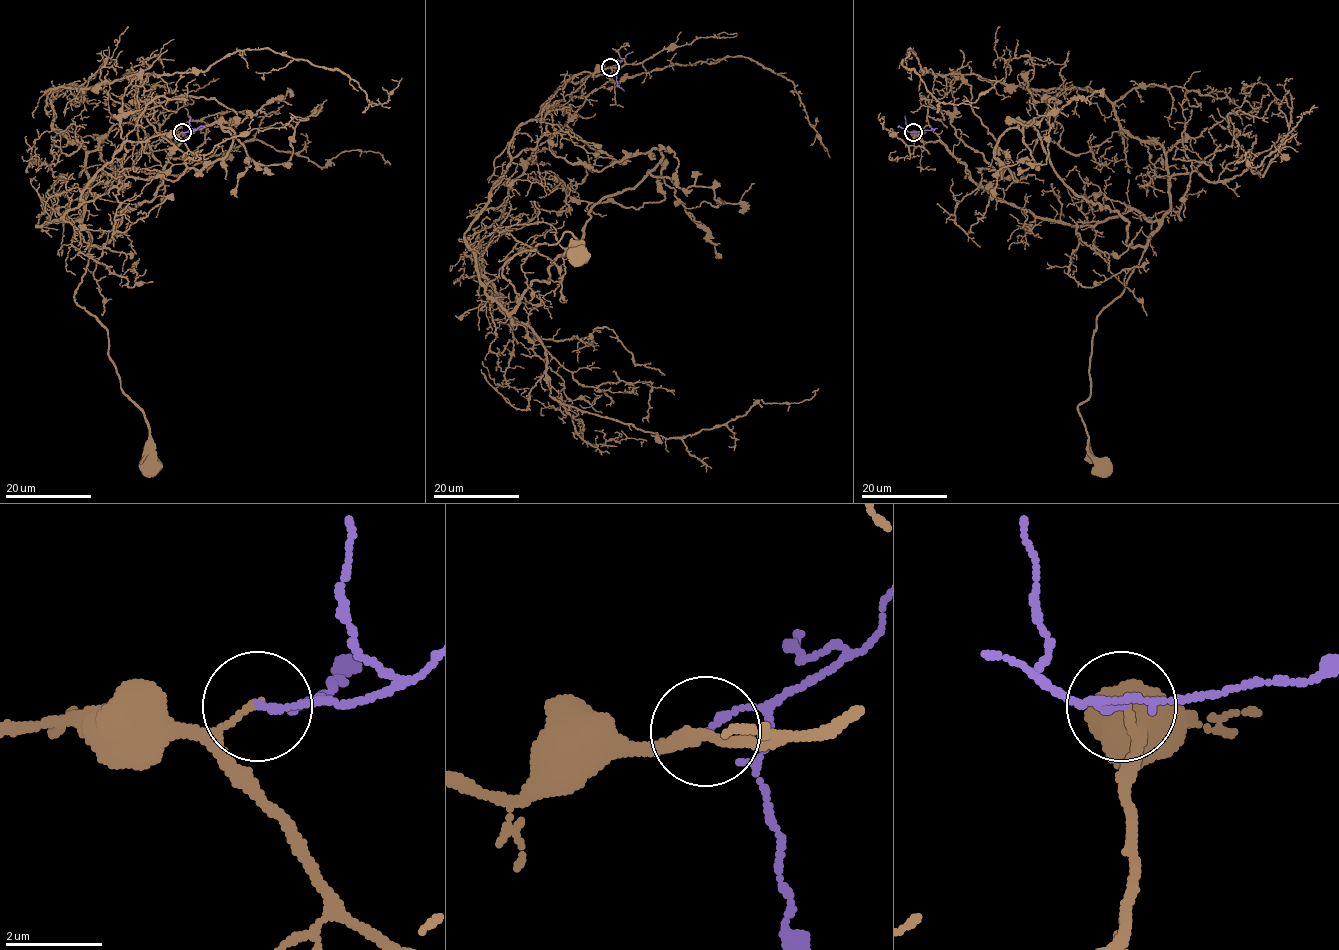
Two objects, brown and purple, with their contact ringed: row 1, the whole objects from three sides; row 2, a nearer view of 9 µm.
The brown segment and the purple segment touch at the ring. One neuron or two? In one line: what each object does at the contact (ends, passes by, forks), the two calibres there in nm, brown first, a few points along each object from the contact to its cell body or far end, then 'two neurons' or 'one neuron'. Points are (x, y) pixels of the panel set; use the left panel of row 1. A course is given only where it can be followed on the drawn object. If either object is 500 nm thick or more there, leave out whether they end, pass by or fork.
brown ends there; purple ends there; 120 nm thick on the brown side, 150 nm on the other; brown runs (181, 132), (127, 141), (77, 207), (36, 226), (56, 210), (89, 235), (74, 300), (107, 331), (149, 463); purple runs (181, 132), (195, 128); one neuron

